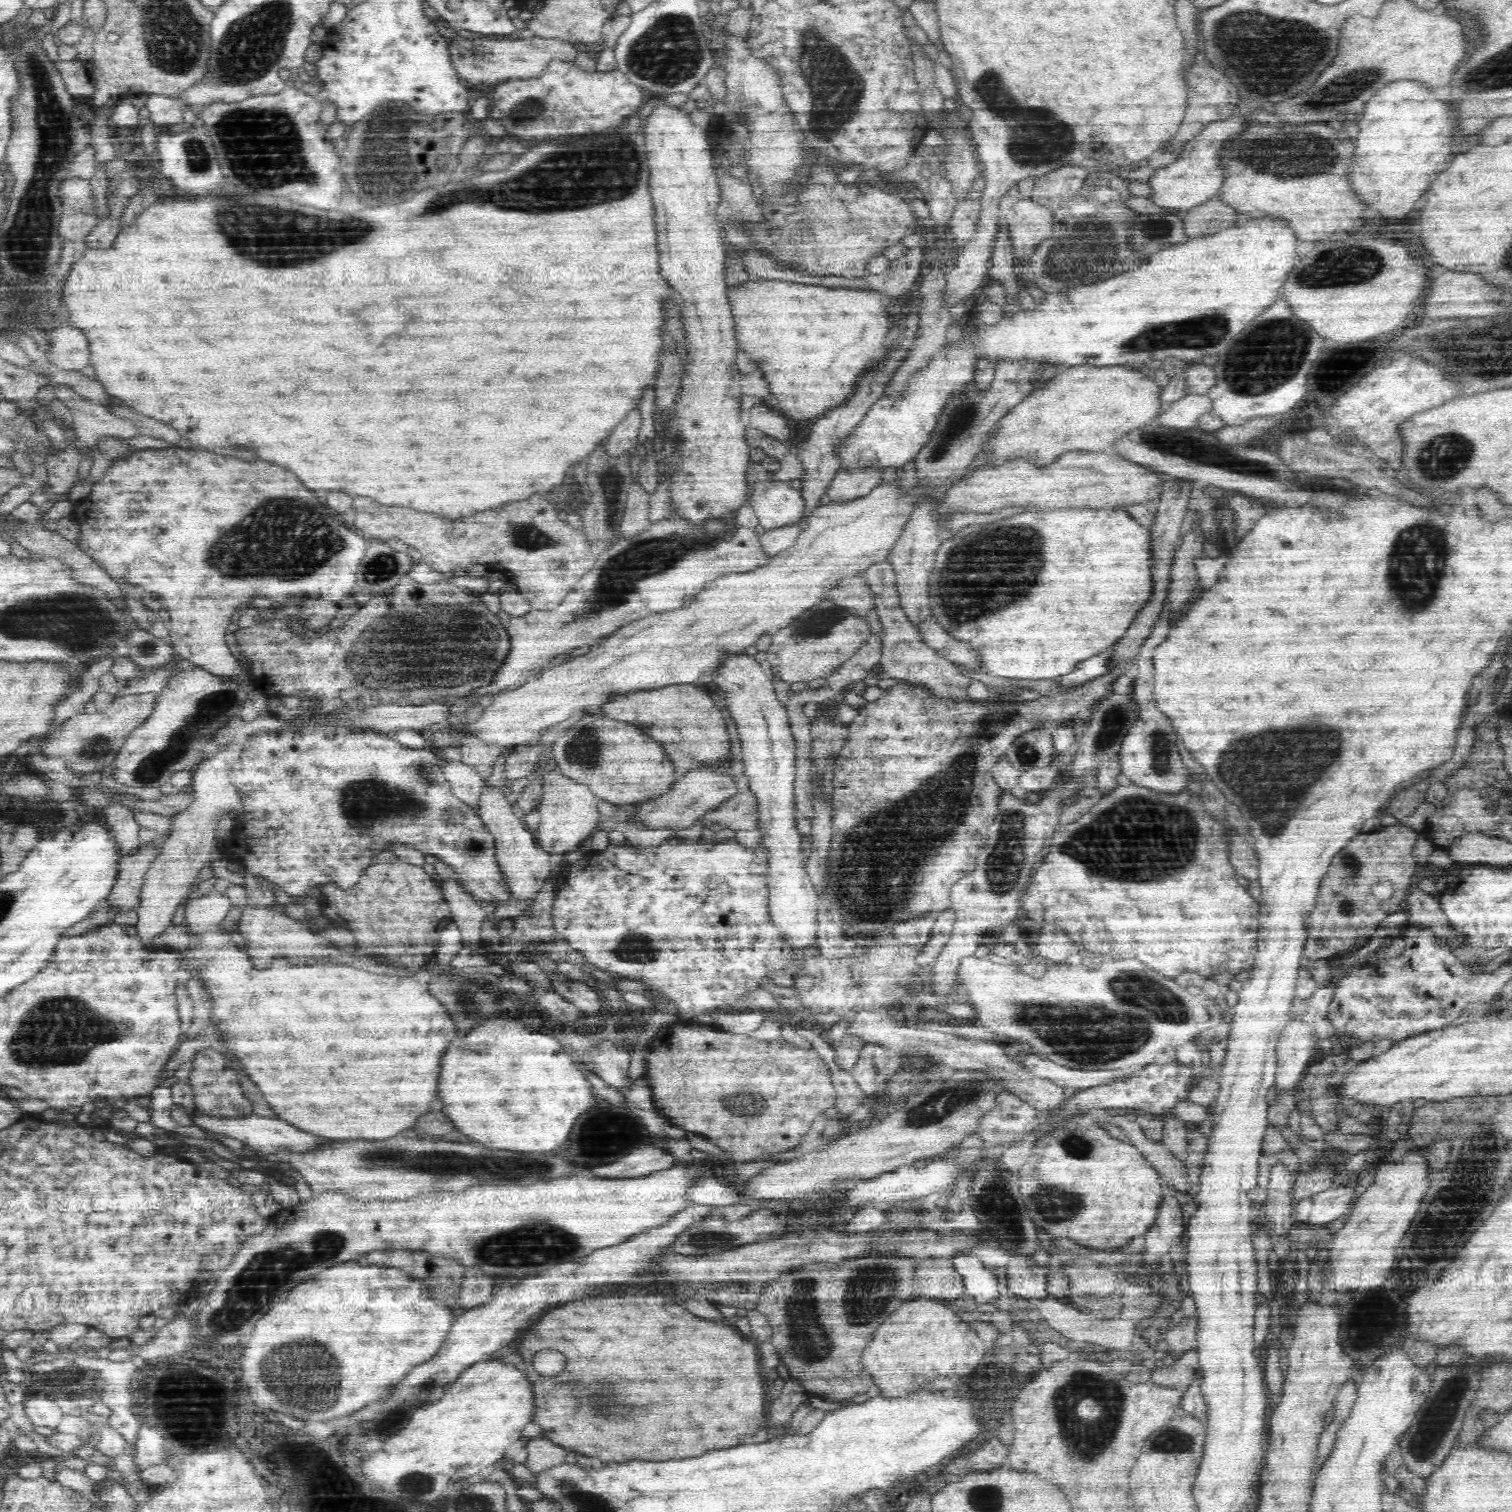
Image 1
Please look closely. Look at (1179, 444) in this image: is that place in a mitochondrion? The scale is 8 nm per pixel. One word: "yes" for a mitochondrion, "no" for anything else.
yes

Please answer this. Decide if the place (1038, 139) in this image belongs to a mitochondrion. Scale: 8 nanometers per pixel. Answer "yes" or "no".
yes

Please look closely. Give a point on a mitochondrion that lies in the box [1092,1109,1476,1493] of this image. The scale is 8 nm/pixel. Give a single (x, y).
(1446, 1405)

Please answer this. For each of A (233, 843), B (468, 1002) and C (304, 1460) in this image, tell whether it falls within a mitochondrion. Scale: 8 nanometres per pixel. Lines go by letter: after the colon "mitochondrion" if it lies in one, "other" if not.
A: other
B: mitochondrion
C: other

